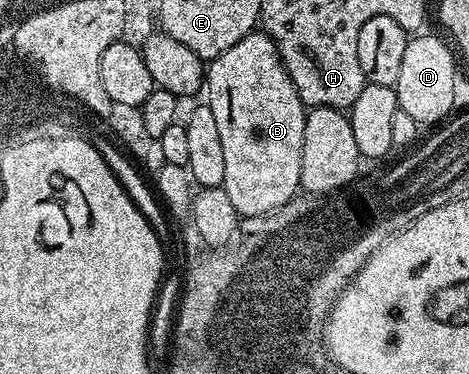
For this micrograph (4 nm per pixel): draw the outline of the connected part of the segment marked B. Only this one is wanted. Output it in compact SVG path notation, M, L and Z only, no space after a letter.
M263 31L248 33L230 51L222 51L206 65L206 104L214 111L222 138L226 175L222 188L230 195L241 218L262 216L282 207L301 192L302 135L306 131L306 106L298 95L275 43Z

